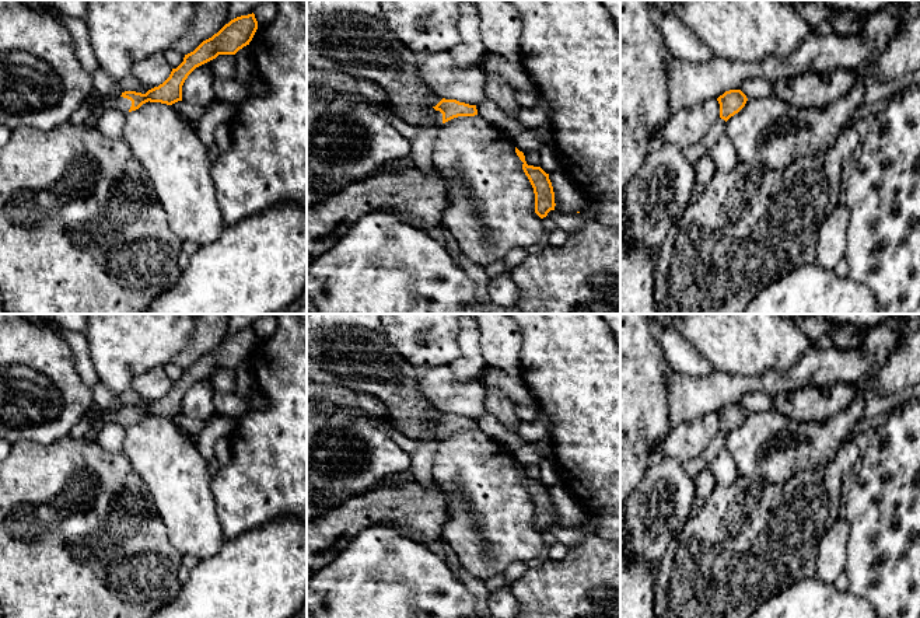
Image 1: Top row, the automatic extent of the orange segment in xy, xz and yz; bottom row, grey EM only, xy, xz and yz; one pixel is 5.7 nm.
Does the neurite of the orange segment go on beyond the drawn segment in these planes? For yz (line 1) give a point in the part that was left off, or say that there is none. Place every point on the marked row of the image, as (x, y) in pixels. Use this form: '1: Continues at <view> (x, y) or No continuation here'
1: No continuation here

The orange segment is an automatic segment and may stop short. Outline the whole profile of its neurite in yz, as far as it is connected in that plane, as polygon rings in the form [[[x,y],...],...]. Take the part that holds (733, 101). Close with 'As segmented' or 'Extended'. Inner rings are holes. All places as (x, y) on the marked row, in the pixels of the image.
[[[730,90],[720,95],[717,101],[720,104],[720,118],[727,122],[745,107],[748,98],[741,90]]]. As segmented

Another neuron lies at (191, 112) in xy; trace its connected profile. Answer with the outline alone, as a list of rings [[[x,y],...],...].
[[[178,101],[171,105],[172,109],[181,115],[183,119],[196,123],[204,114],[206,108],[186,104],[185,101]]]

